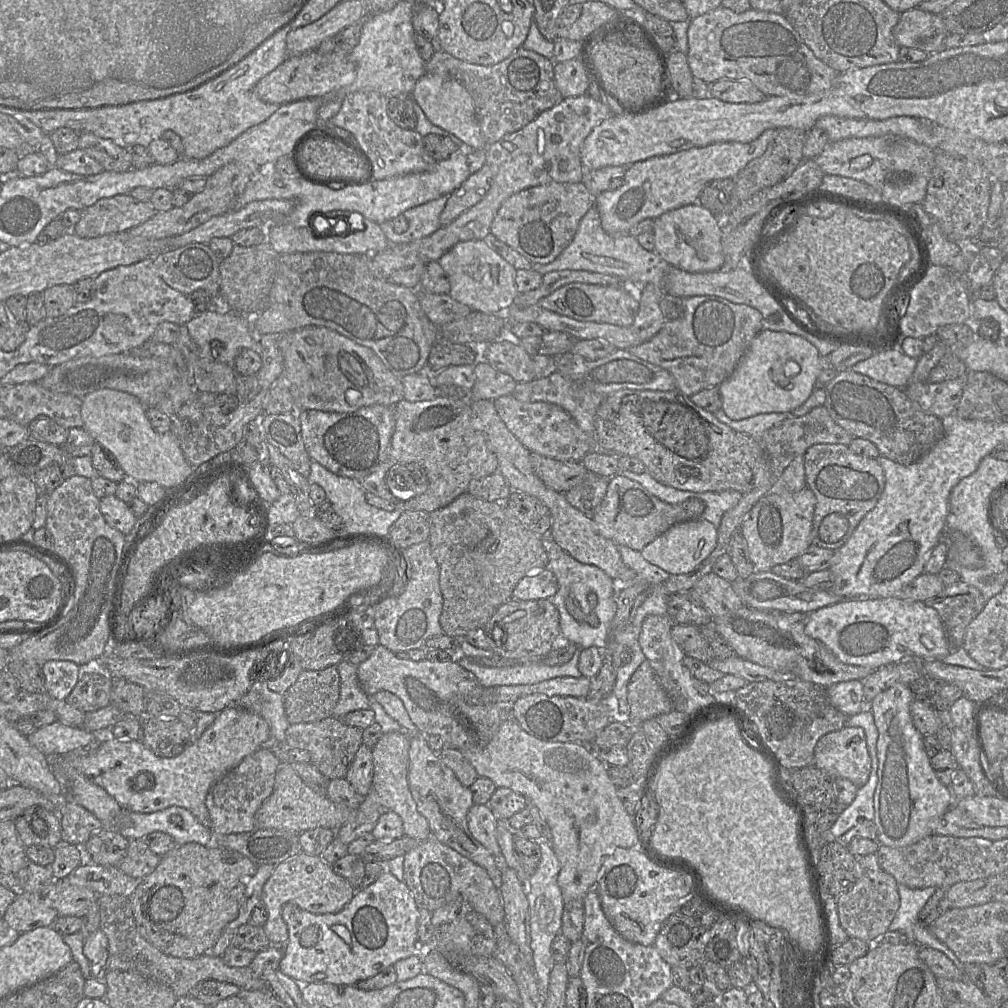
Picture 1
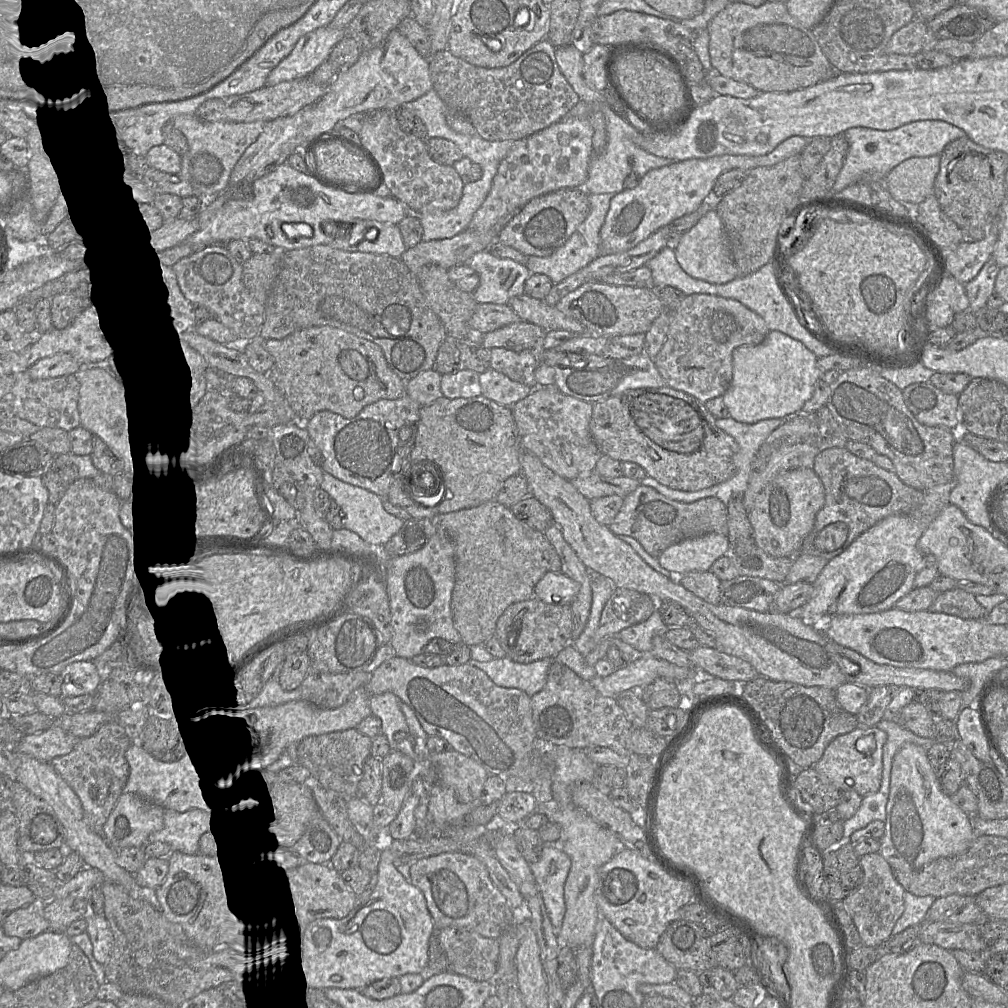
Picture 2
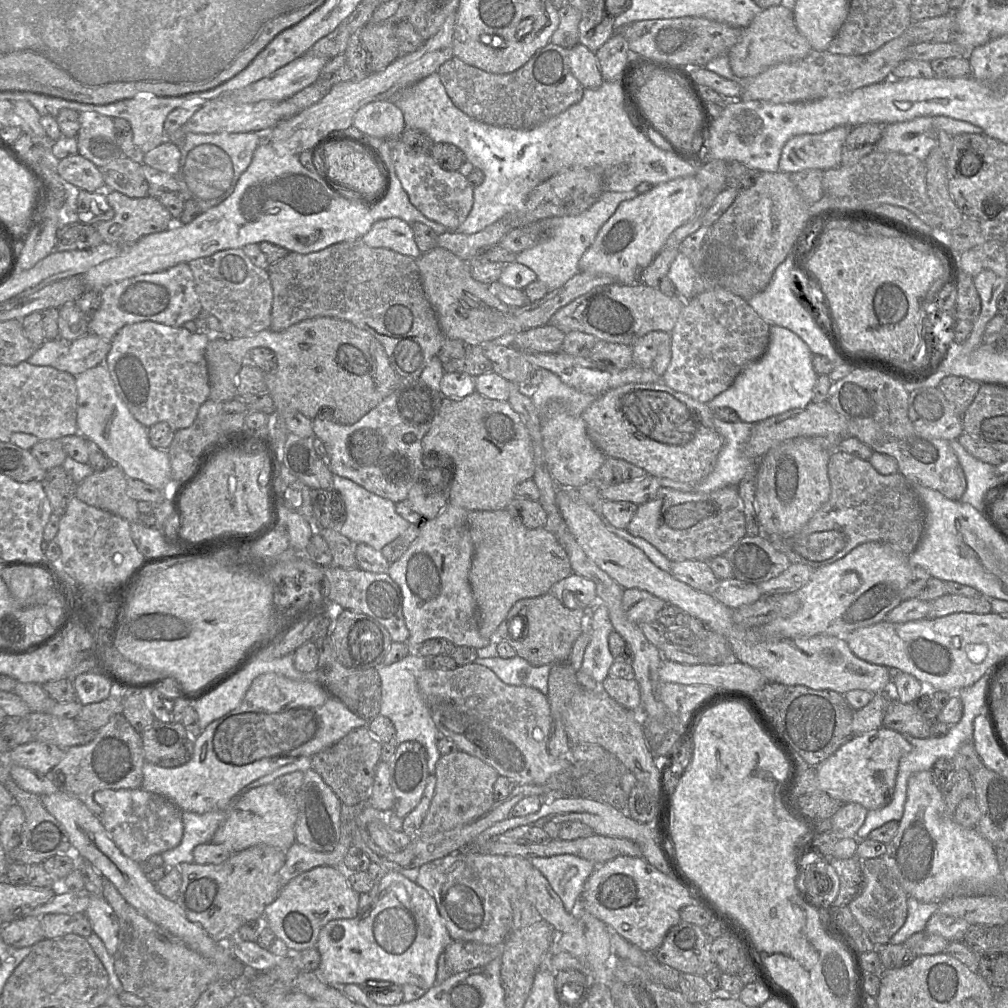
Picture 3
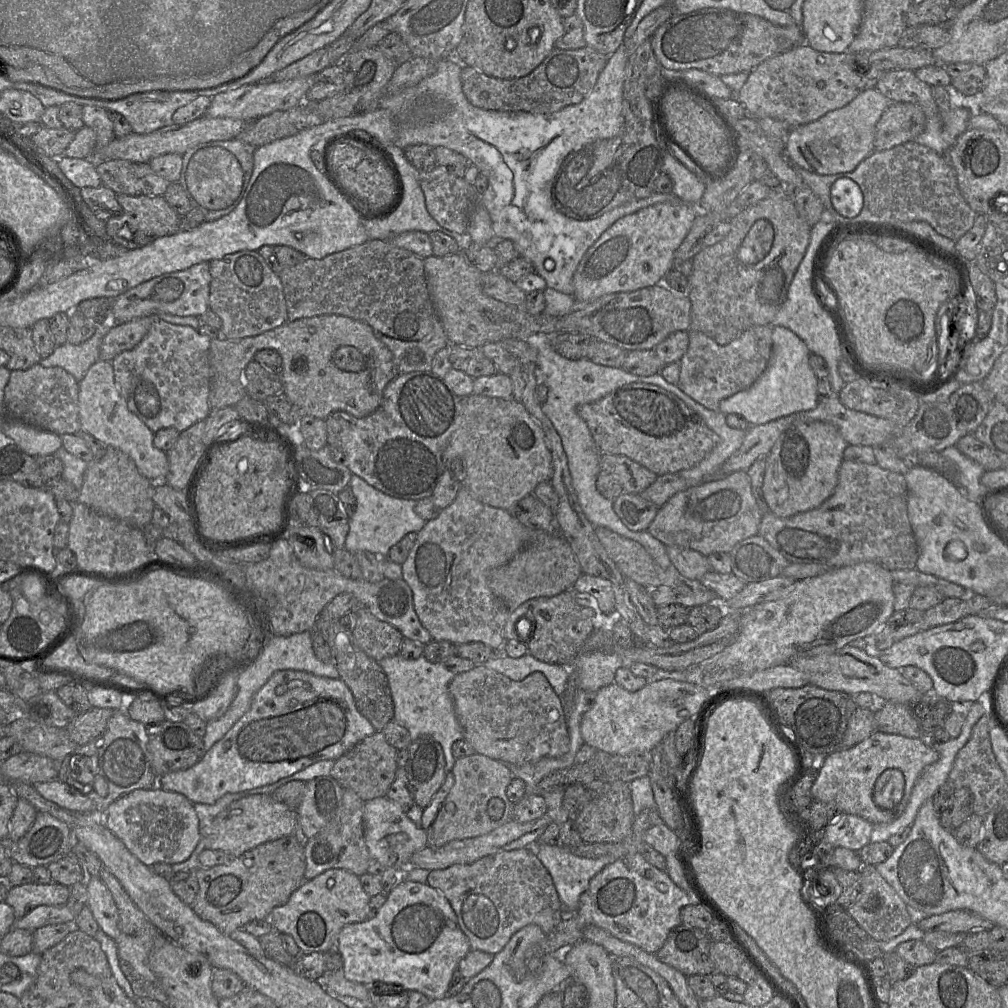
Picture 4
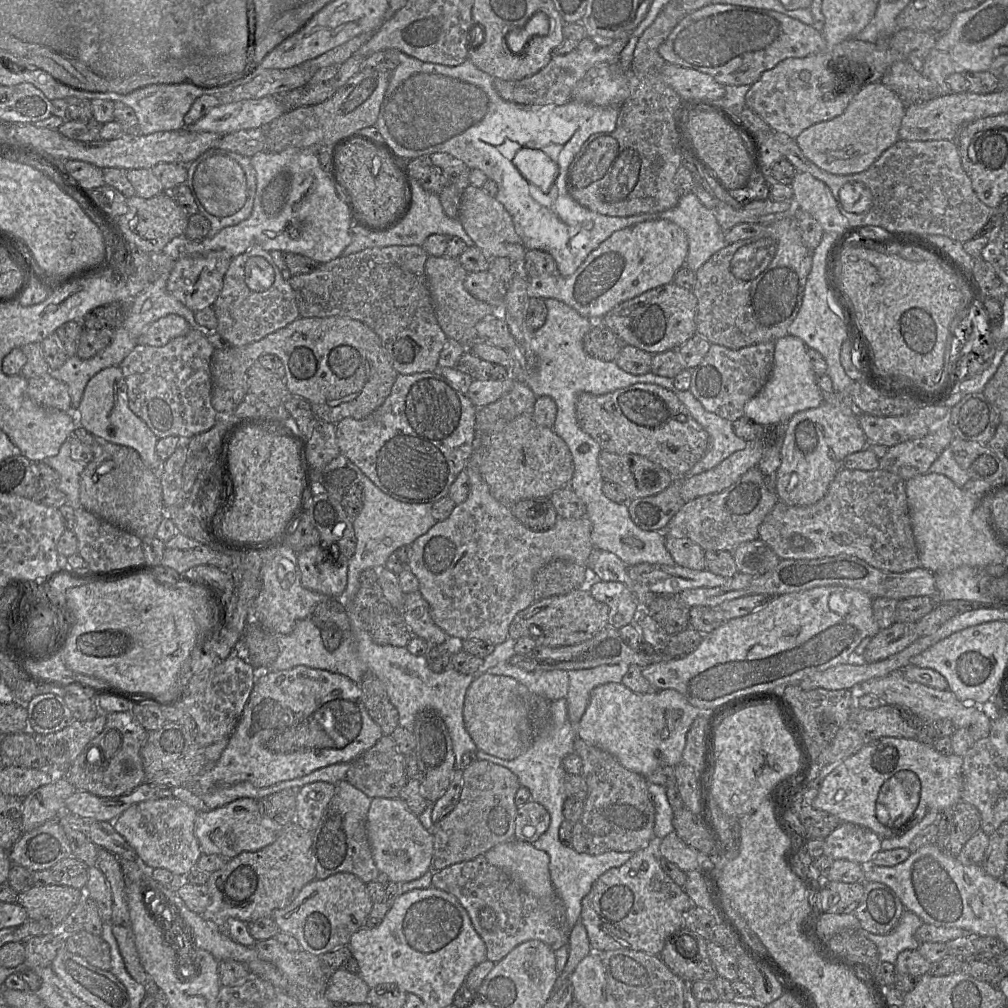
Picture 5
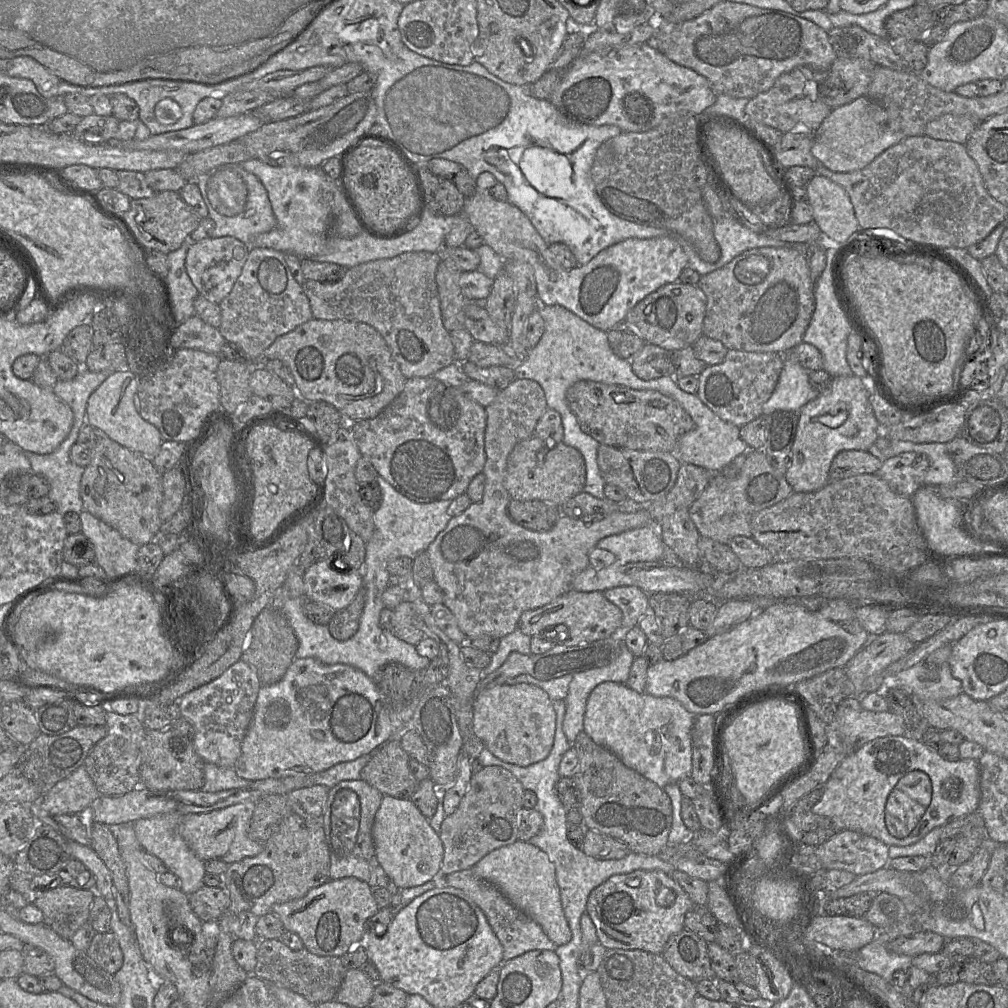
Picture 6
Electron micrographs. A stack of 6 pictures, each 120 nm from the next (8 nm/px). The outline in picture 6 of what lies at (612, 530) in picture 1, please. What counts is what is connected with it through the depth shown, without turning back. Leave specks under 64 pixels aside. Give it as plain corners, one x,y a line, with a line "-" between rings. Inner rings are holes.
763,449
750,450
737,477
727,478
721,473
712,475
708,486
689,507
689,514
700,536
729,545
736,536
752,537
753,514
781,502
792,493
785,475
772,466

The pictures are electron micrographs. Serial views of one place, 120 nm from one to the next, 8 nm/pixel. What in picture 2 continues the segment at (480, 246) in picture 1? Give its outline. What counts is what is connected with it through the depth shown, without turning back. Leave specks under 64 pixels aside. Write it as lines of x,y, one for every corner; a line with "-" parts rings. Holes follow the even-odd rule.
484,250
473,255
465,263
479,275
478,287
472,292
477,303
507,304
508,301
524,293
524,284
531,272
526,265
509,258
500,258

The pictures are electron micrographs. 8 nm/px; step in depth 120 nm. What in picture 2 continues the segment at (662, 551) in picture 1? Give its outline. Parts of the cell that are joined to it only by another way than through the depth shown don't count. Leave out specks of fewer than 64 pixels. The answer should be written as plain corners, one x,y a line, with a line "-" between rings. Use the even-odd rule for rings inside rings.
709,533
668,547
660,554
658,561
666,570
684,575
692,571
709,571
713,563
729,551
727,536

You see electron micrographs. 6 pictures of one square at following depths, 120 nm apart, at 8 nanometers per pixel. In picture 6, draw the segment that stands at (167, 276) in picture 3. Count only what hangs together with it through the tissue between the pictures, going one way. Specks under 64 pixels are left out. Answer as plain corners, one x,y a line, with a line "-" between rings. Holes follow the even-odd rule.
234,237
208,238
192,244
187,252
185,267
199,295
220,304
231,292
247,260
250,247

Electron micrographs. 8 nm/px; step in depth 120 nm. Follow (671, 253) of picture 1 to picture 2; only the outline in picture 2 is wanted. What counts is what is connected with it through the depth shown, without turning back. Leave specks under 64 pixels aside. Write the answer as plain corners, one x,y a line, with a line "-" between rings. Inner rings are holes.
715,209
709,210
695,226
679,237
674,251
679,265
693,278
724,284
739,276
722,219

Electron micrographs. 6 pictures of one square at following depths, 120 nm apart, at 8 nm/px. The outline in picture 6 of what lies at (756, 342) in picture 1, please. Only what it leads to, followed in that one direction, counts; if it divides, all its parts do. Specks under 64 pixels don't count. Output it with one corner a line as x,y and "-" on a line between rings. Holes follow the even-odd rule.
784,359
783,368
771,397
762,407
762,415
775,411
800,411
819,392
811,385
809,371
796,361

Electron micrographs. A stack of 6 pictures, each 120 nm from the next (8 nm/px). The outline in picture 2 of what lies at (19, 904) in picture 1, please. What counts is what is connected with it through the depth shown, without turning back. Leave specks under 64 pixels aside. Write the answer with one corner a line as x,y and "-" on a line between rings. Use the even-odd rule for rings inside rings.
36,898
31,904
12,911
1,924
5,935
24,940
48,931
49,923
43,915
45,902

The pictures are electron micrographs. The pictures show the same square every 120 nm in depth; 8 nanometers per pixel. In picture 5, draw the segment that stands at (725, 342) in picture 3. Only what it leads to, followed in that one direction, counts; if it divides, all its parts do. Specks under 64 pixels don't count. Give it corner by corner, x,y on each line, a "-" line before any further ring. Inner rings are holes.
767,341
740,349
711,344
701,363
691,370
689,391
710,412
731,422
744,416
746,403
765,386
774,364
775,341

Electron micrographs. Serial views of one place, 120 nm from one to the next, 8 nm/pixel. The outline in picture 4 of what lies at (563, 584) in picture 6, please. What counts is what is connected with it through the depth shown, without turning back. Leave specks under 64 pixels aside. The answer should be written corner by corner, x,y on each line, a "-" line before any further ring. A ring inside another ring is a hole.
462,487
459,490
455,500
449,506
442,509
435,519
426,522
425,526
417,533
414,546
411,549
405,562
401,564
401,567
403,580
410,586
413,592
413,604
415,612
421,624
429,631
433,641
449,641
455,645
471,642
481,642
492,648
492,650
500,649
504,645
505,639
503,637
503,629
508,620
510,611
507,606
502,601
500,601
488,587
487,575
490,570
505,565
511,559
513,559
528,544
536,539
536,537
539,535
539,532
542,531
535,531
523,525
517,518
512,515
510,511
489,506
475,499
466,487

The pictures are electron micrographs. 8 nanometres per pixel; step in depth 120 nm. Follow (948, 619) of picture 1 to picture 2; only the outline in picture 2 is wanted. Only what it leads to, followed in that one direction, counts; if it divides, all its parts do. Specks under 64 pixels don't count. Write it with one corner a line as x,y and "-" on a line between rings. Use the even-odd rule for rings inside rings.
958,587
939,593
928,610
958,616
963,619
984,618
988,613
976,600
975,595

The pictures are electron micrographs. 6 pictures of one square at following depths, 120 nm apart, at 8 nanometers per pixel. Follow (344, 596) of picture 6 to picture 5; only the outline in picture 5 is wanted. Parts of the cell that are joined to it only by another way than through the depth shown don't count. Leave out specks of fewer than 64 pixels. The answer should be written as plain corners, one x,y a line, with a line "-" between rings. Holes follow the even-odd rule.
316,545
298,553
297,561
303,587
339,598
347,586
348,560
331,553
333,551

